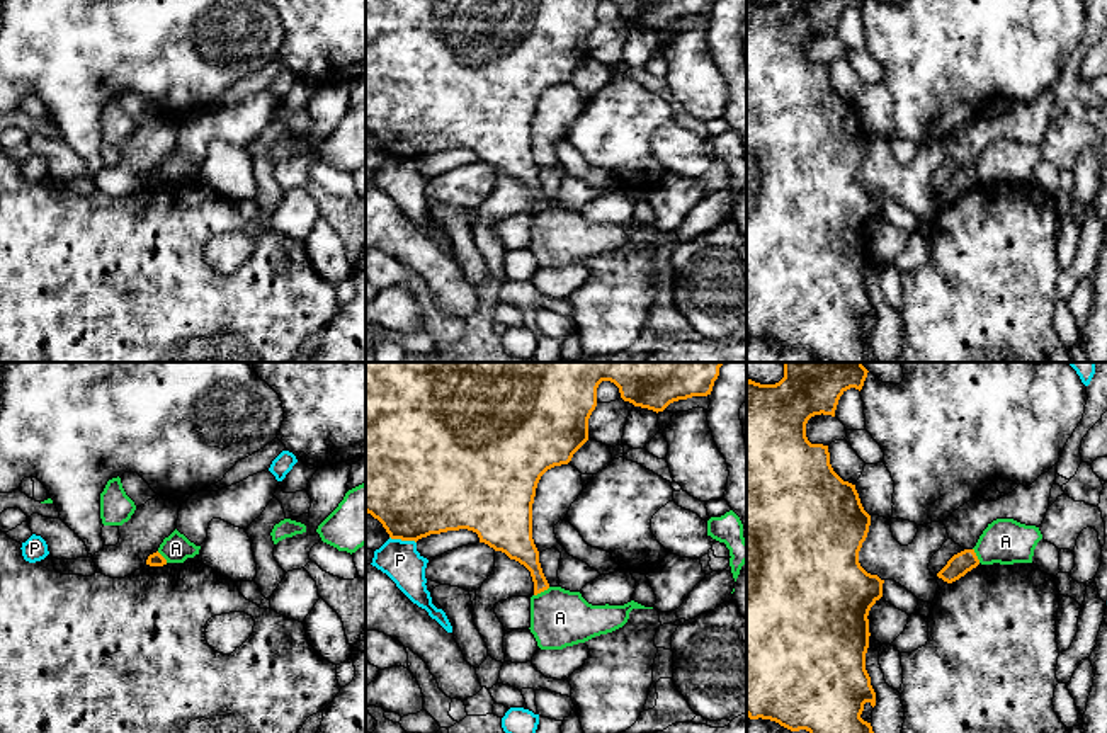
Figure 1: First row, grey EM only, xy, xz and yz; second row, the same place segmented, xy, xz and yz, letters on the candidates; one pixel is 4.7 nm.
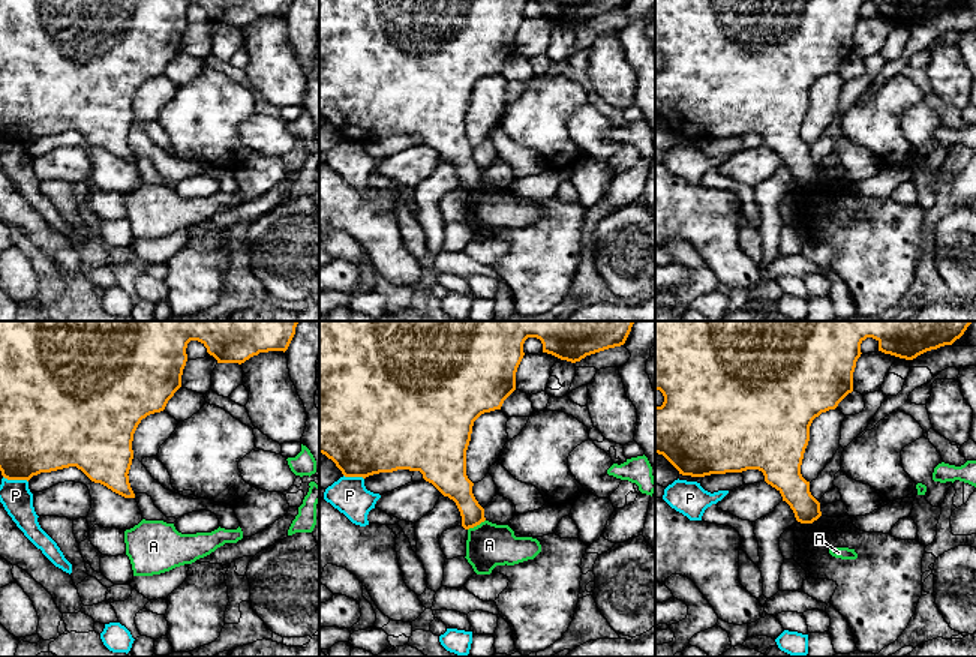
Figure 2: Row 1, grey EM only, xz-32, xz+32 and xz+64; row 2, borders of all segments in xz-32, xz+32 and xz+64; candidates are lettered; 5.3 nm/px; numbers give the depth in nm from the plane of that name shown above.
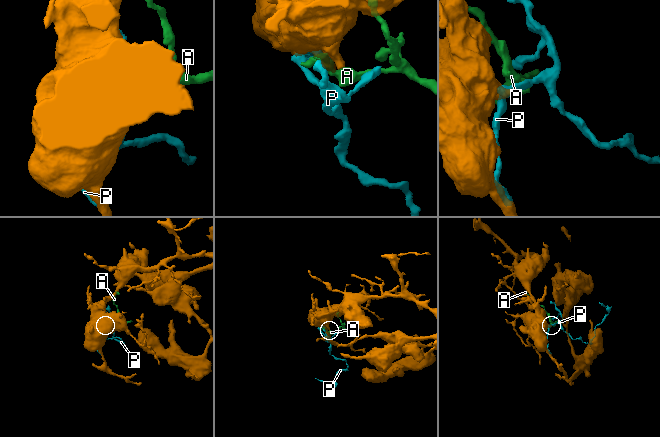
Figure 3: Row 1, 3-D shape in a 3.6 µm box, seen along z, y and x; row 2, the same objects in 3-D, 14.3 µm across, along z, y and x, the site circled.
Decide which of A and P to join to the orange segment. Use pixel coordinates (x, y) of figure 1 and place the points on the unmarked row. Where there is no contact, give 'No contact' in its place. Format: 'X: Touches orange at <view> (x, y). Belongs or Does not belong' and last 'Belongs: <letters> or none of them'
A: Touches orange at xz (541, 210). Does not belong
P: Touches orange at xz (403, 159). Does not belong
Belongs: none of them

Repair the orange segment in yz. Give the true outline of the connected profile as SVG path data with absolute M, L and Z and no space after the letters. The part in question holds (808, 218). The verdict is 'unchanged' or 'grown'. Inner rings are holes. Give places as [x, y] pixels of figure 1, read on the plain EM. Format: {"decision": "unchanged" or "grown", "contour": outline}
{"decision": "unchanged", "contour": "M747 0L747 335L775 340L791 350L806 349L815 362L867 362L876 357L871 342L860 337L866 321L876 325L876 311L866 289L871 255L867 235L883 216L884 202L859 182L871 134L864 129L855 104L843 100L833 90L828 65L811 63L806 56L806 43L811 36L821 32L835 36L840 15L850 7L860 10L862 5L864 0L779 0L775 3Z"}

